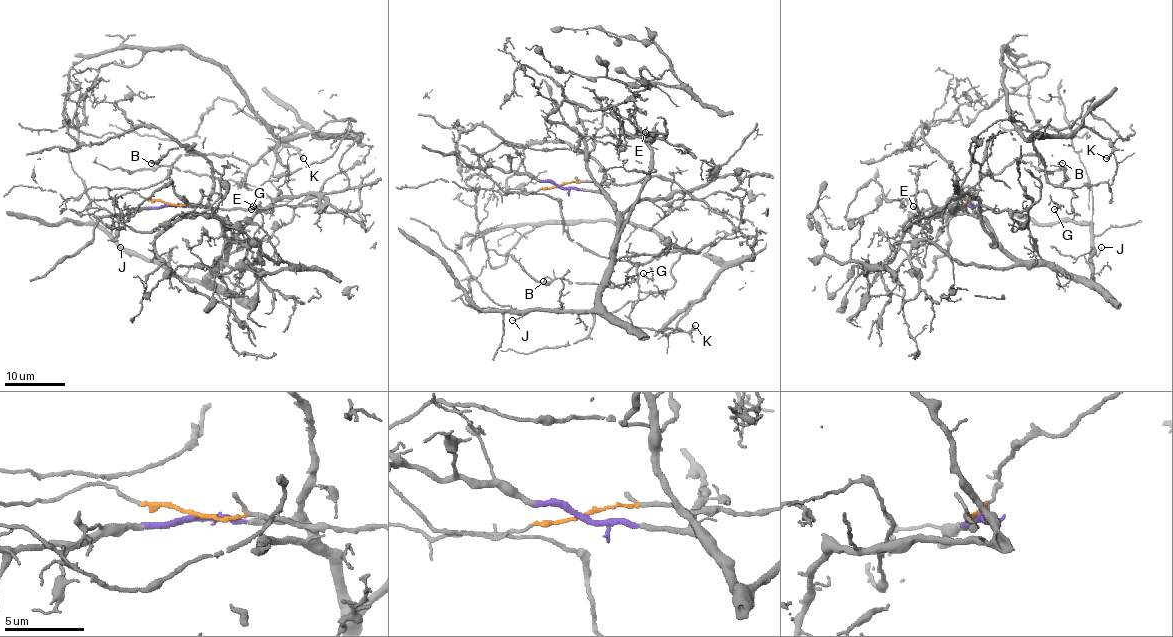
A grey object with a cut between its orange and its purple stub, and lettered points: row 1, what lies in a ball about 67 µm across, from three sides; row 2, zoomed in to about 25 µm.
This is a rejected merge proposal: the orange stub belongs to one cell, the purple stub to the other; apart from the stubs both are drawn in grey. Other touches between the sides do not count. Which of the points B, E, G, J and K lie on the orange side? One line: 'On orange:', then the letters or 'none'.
On orange: B, G, K

